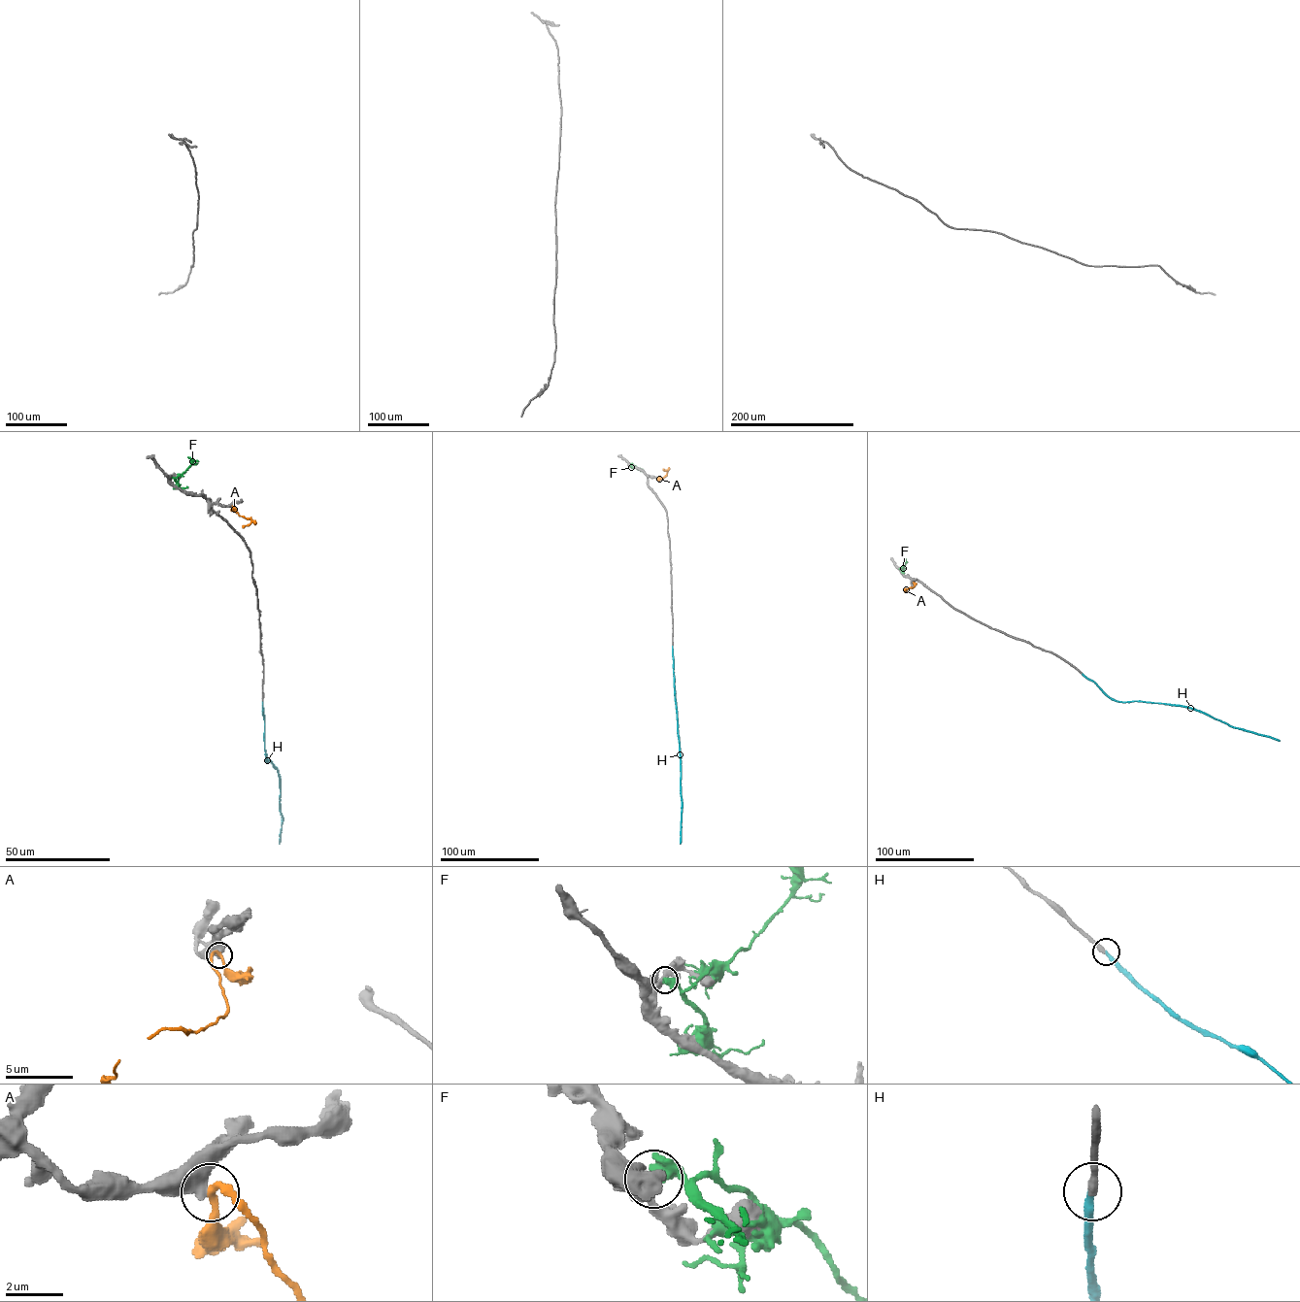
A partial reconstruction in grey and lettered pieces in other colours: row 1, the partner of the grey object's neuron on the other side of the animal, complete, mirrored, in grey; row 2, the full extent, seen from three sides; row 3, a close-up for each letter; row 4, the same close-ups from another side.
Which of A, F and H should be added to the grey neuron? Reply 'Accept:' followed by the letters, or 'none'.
Accept: H

